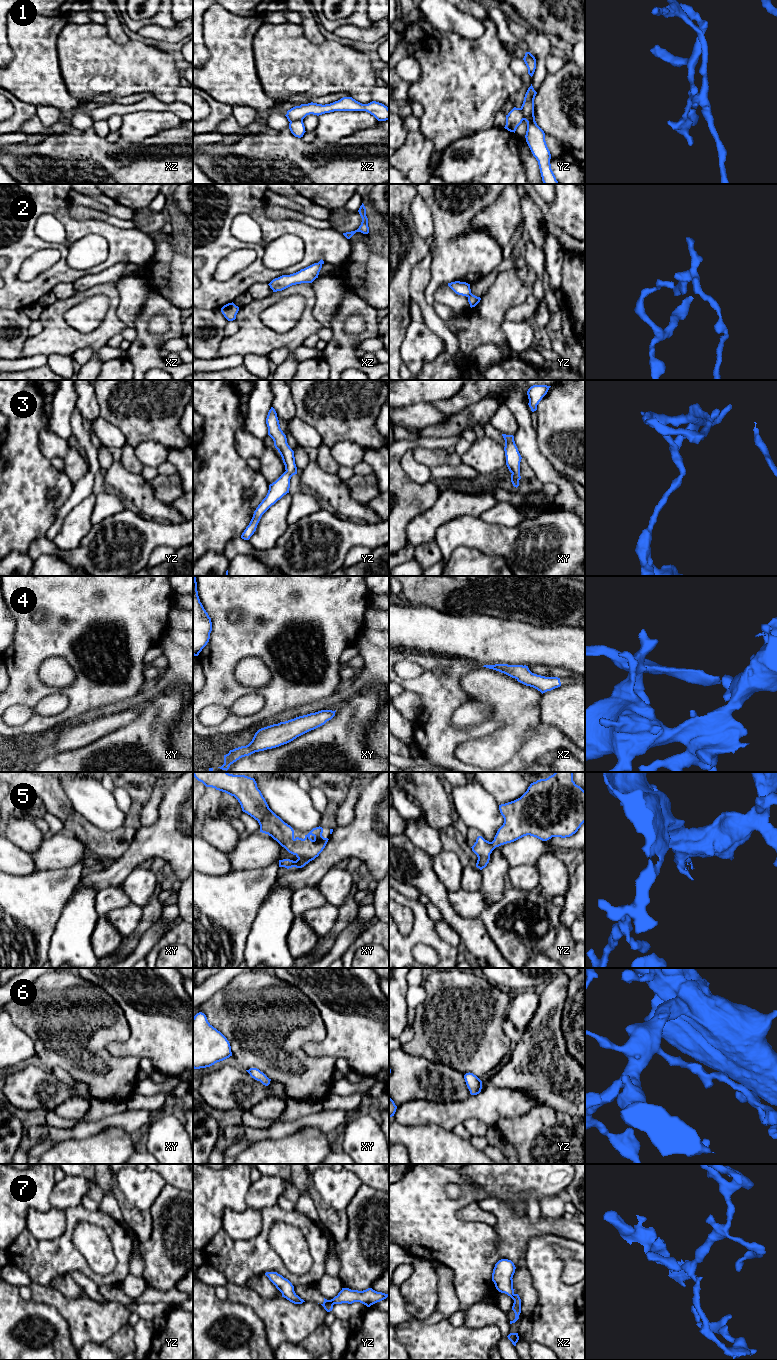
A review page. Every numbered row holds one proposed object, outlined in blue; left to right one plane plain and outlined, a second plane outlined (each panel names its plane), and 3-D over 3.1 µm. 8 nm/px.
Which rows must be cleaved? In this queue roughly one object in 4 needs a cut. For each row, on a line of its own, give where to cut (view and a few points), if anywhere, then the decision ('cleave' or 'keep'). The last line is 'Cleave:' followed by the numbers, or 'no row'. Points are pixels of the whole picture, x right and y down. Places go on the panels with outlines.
1: cut xz (302, 119), (290, 122); cleave
2: cut yz (470, 292), (467, 296); cleave
3: cut none; keep
4: cut none; keep
5: cut none; keep
6: cut none; keep
7: cut yz (323, 1303), (330, 1303), (332, 1305); cleave
Cleave: 1, 2, 7

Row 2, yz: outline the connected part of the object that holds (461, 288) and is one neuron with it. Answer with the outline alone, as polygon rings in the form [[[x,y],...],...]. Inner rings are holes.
[[[455,281],[448,283],[448,286],[458,295],[468,297],[471,293],[470,284],[466,282]]]

